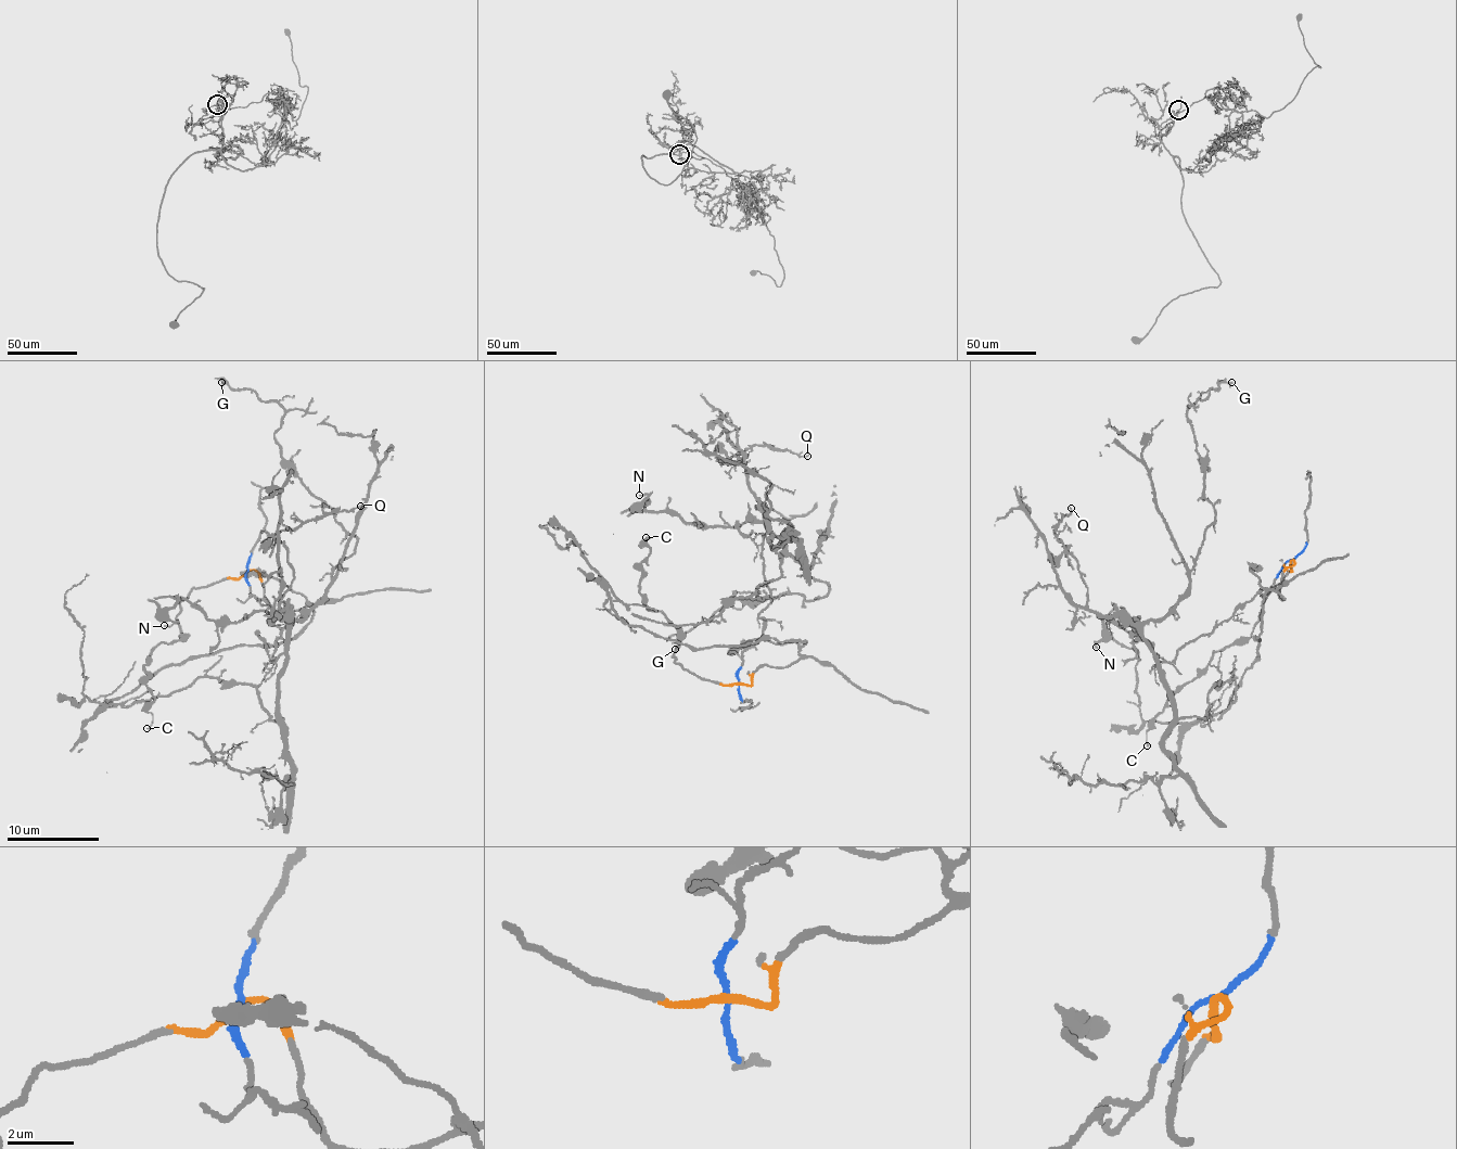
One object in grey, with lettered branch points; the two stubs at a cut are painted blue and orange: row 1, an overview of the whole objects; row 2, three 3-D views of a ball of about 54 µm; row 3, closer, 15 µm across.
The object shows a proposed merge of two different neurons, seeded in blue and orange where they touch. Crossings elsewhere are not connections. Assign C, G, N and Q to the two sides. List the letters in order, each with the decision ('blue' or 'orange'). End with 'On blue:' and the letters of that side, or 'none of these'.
C: orange
G: blue
N: blue
Q: blue
On blue: G, N, Q

